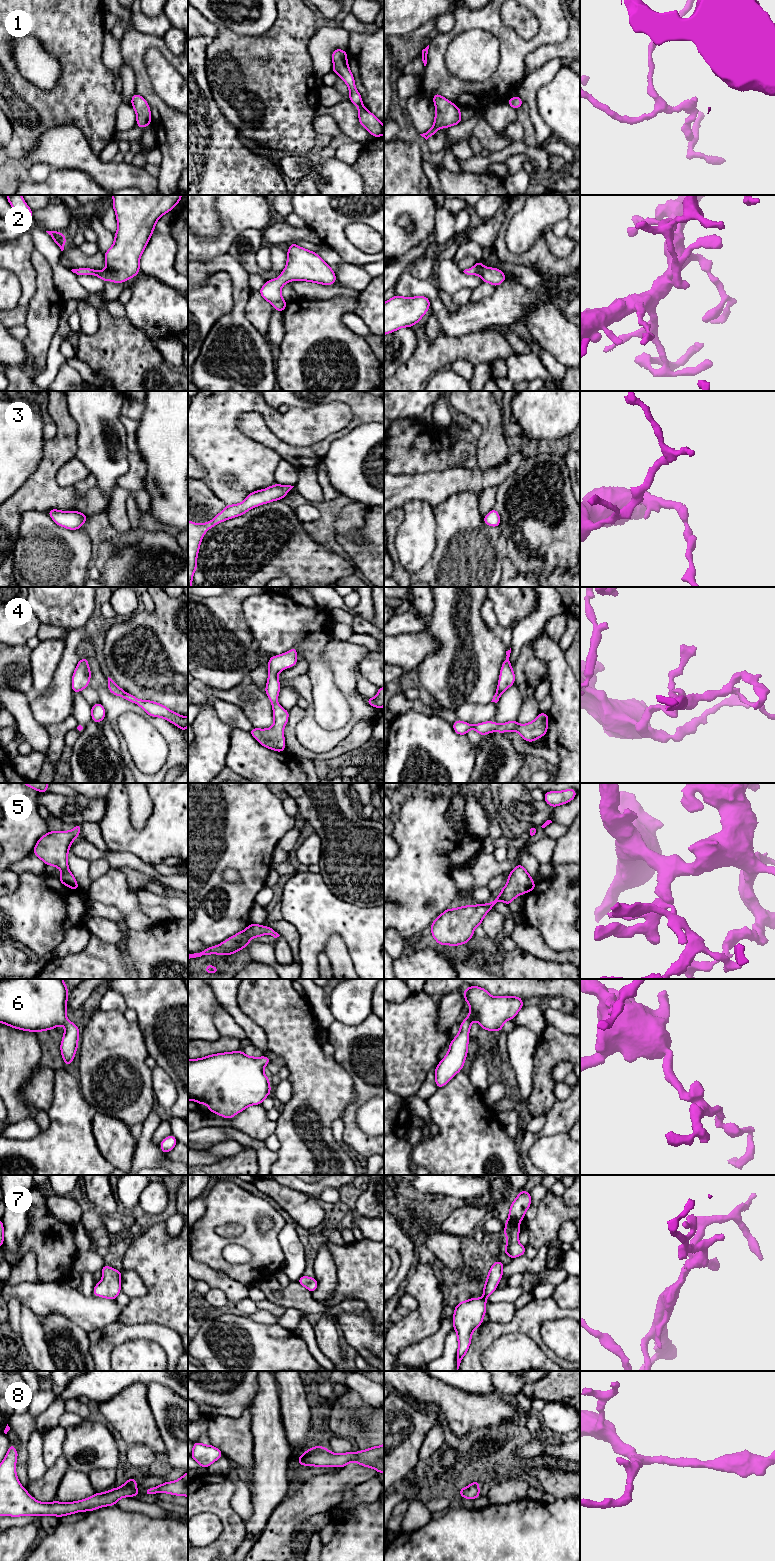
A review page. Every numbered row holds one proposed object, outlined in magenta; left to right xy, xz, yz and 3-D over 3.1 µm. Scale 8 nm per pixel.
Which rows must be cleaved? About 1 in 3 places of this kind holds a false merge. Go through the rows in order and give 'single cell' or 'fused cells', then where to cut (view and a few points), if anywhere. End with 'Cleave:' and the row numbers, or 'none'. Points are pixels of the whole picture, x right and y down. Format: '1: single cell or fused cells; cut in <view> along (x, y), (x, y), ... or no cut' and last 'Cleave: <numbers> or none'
1: single cell; no cut
2: single cell; no cut
3: single cell; no cut
4: single cell; no cut
5: single cell; no cut
6: single cell; no cut
7: single cell; no cut
8: single cell; no cut
Cleave: none

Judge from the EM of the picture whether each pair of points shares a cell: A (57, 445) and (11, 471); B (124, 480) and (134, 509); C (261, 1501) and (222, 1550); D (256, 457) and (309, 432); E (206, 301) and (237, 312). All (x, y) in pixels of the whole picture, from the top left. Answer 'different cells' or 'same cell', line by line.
A: different cells
B: same cell
C: different cells
D: same cell
E: different cells

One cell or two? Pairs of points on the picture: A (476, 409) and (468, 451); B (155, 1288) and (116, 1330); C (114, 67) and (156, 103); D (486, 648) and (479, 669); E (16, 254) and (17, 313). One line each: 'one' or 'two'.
A: two
B: two
C: two
D: one
E: one

